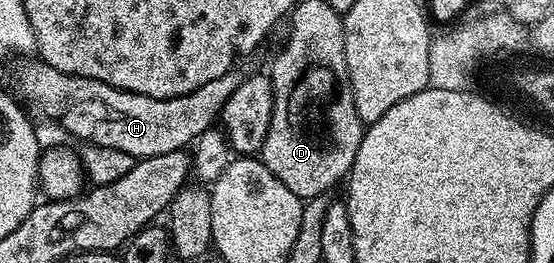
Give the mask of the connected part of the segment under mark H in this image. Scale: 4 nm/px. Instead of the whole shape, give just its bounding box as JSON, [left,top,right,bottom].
[17,60,240,160]

